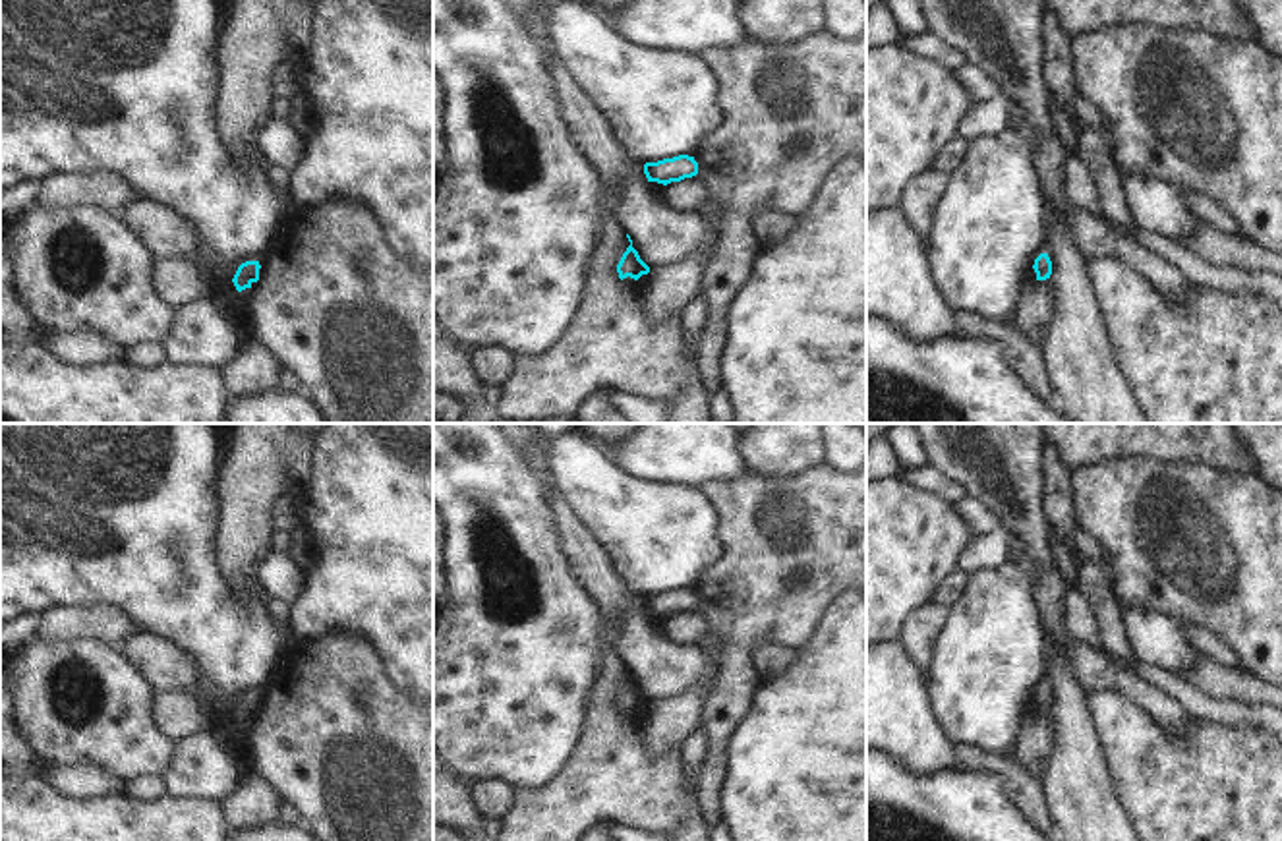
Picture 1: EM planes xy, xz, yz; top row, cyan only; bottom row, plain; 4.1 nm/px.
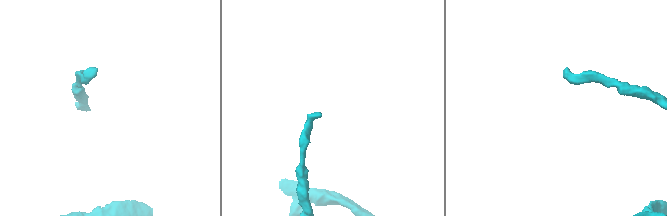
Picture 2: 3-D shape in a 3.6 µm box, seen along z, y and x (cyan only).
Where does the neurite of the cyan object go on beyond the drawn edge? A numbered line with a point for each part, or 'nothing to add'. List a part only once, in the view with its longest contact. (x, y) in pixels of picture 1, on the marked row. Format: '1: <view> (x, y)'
nothing to add

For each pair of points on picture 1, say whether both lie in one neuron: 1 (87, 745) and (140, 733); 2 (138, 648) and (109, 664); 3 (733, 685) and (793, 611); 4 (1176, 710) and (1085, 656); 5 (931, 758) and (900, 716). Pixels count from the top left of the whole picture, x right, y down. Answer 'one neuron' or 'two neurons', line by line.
1: one neuron
2: two neurons
3: one neuron
4: one neuron
5: one neuron

